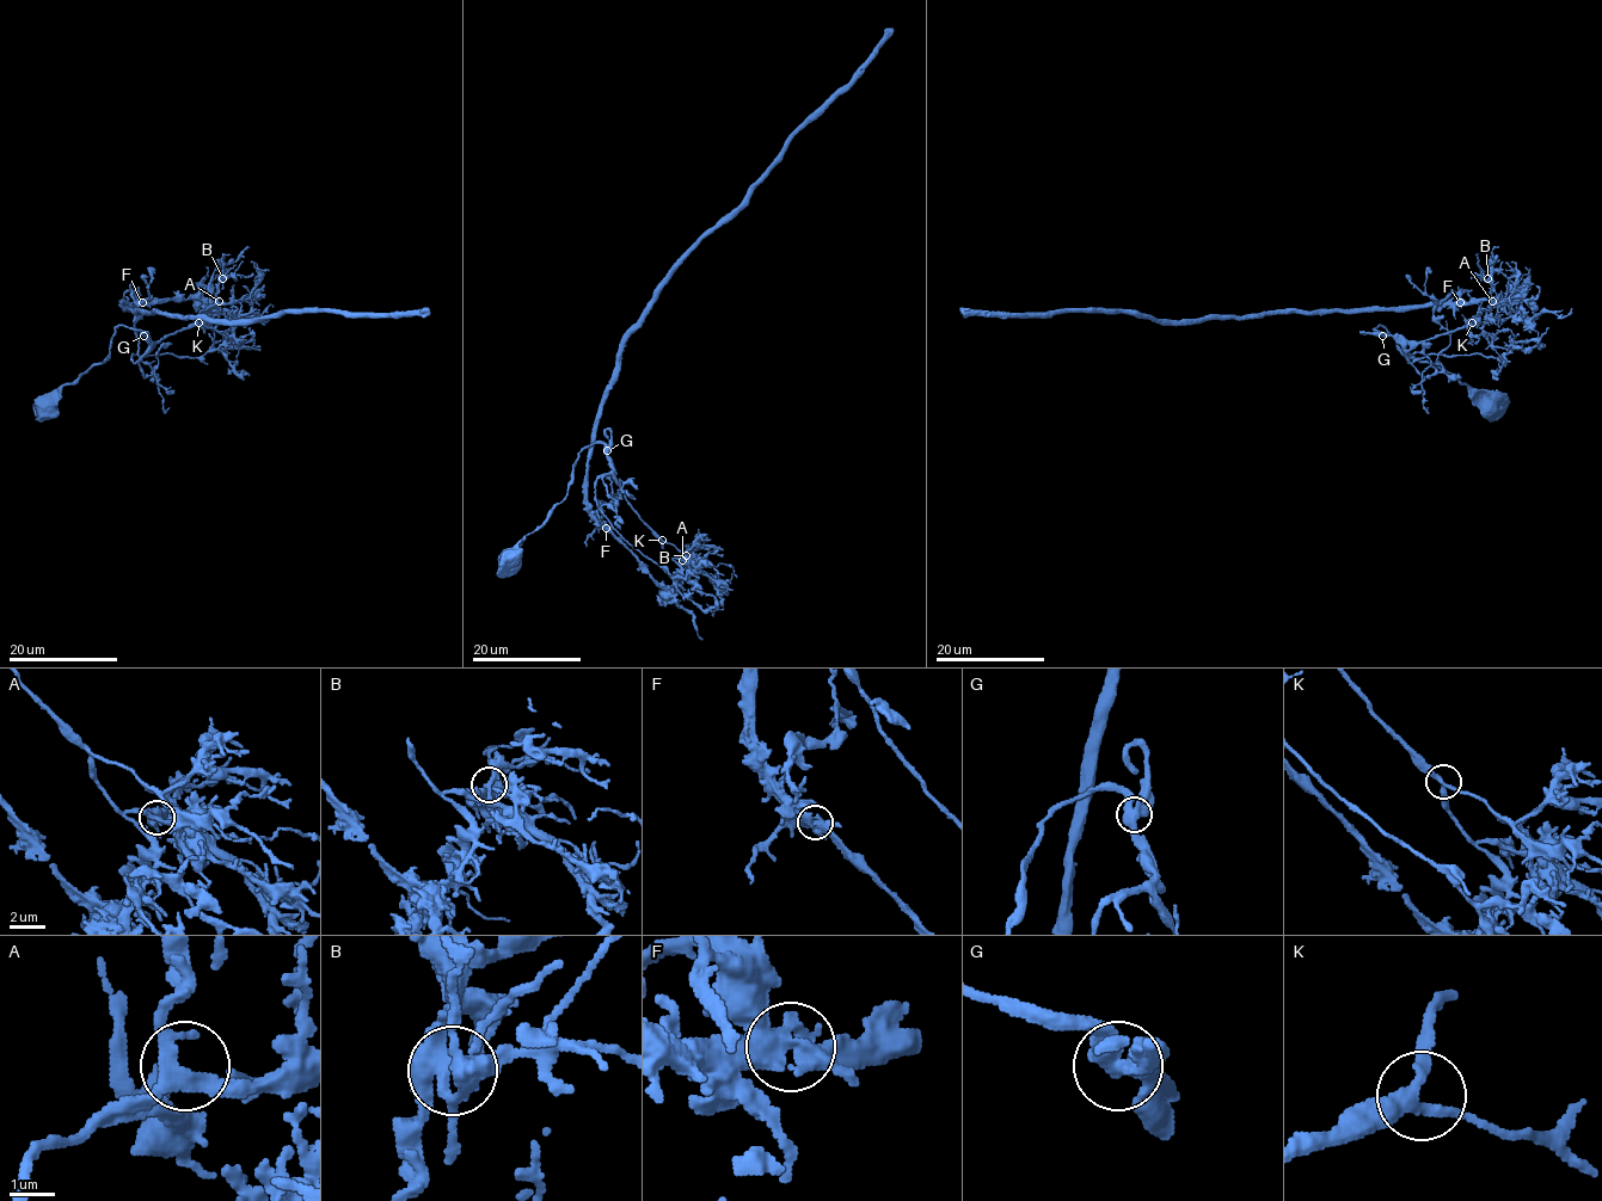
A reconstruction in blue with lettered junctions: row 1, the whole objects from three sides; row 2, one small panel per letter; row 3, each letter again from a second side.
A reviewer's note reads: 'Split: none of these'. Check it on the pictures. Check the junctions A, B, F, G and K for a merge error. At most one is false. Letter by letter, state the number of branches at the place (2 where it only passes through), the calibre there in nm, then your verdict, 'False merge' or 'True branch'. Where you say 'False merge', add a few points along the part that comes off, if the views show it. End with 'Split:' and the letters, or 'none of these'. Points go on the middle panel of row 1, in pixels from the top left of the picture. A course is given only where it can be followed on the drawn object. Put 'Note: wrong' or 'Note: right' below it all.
A: Branches: 4. Thickness 240 nm. True branch
B: Branches: 5. Thickness 360 nm. True branch
F: Branches: 5. Thickness 420 nm. False merge. Course of the part to remove: (606, 528), (587, 500), (587, 461), (622, 336), (663, 278), (892, 29)
G: Branches: 3. Thickness 480 nm. True branch
K: Branches: 3. Thickness 260 nm. True branch
Split: F
Note: wrong

